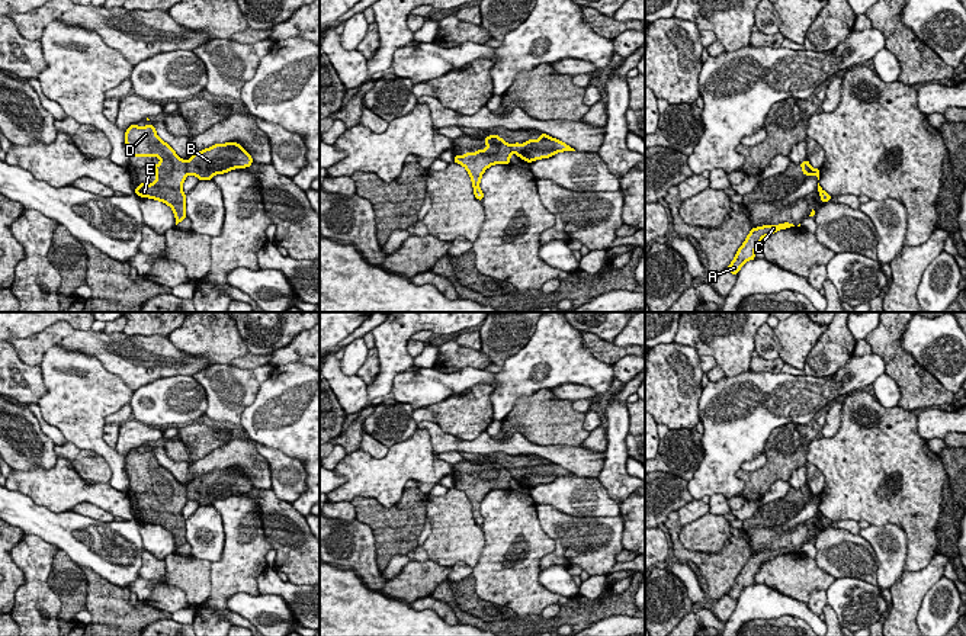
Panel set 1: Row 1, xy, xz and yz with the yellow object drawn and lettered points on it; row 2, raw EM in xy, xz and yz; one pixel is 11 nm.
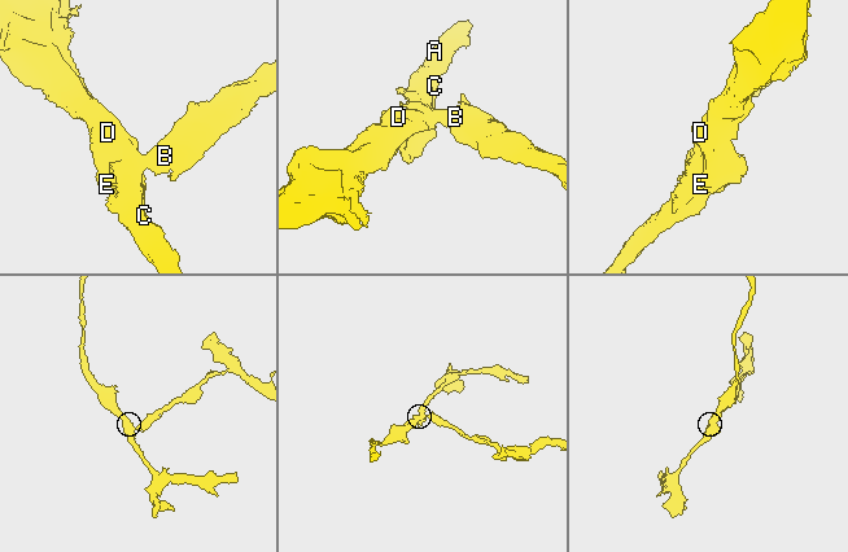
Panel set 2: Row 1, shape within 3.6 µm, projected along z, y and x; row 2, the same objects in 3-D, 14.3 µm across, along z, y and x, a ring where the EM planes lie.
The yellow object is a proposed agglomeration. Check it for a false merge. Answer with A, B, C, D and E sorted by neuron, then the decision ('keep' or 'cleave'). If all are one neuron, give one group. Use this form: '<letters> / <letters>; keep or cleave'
A C D E / B; cleave

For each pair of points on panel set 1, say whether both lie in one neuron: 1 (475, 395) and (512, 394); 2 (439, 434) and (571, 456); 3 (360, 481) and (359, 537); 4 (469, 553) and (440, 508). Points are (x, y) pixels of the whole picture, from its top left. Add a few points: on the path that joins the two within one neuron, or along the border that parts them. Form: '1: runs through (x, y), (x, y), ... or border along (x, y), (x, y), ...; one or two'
1: border along (494, 388), (490, 395), (493, 418); two
2: runs through (472, 446), (523, 446), (538, 450); one
3: border along (355, 517), (350, 520), (334, 520); two
4: runs through (464, 542), (453, 532), (452, 520); one

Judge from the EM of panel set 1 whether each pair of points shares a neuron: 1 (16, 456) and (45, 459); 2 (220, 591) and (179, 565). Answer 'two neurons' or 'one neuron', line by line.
1: one neuron
2: two neurons

